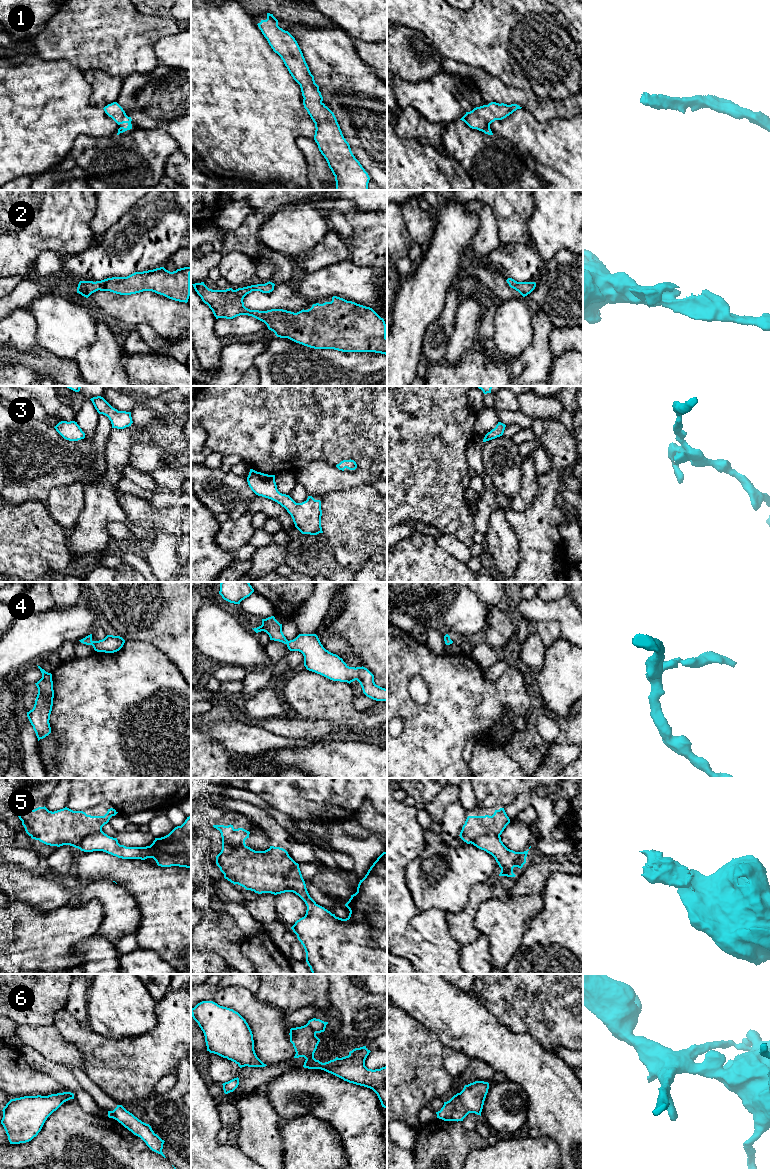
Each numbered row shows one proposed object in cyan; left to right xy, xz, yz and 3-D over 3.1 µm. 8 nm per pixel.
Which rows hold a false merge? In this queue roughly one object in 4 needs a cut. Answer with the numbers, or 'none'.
5, 6

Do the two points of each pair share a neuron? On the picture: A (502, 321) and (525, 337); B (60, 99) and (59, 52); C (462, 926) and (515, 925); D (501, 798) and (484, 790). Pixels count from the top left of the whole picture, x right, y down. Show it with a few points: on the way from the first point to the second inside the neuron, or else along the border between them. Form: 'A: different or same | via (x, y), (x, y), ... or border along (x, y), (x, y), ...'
A: same | via (508, 323), (519, 334)
B: different | border along (36, 54), (46, 60), (67, 60), (80, 70)
C: different | border along (480, 903), (475, 918), (475, 927), (481, 933)
D: same | via (497, 794), (493, 790), (488, 790)

